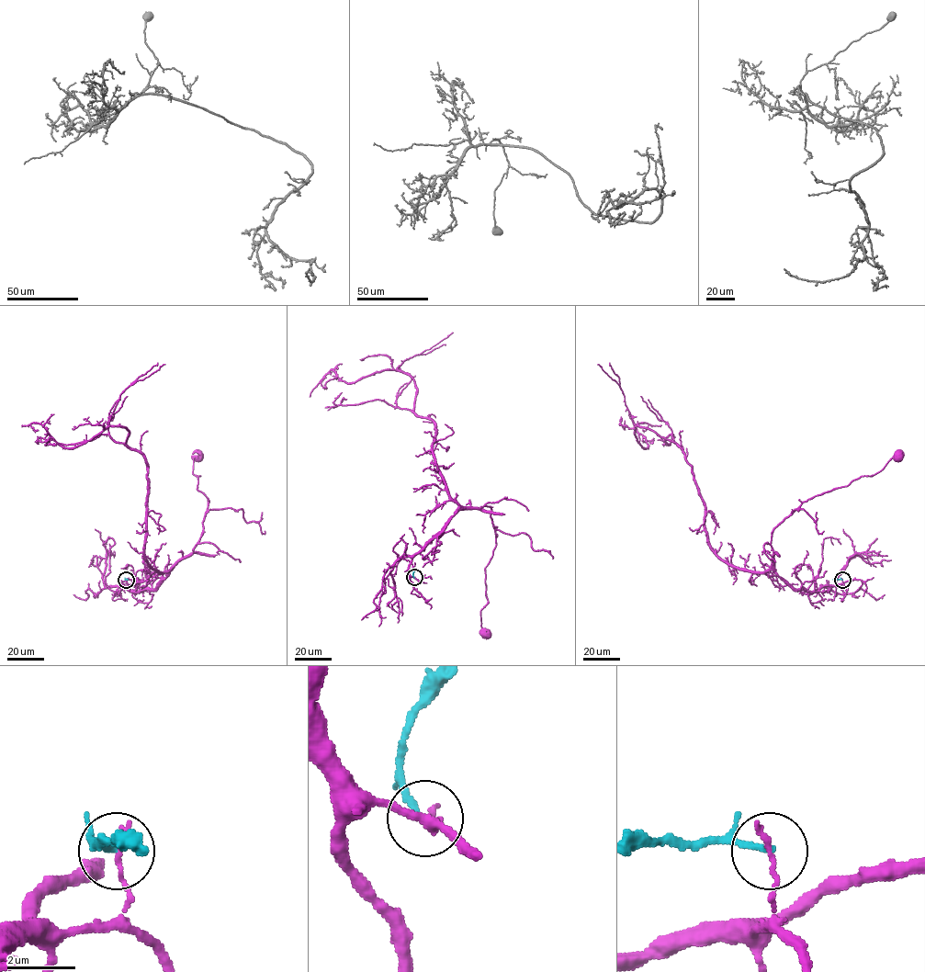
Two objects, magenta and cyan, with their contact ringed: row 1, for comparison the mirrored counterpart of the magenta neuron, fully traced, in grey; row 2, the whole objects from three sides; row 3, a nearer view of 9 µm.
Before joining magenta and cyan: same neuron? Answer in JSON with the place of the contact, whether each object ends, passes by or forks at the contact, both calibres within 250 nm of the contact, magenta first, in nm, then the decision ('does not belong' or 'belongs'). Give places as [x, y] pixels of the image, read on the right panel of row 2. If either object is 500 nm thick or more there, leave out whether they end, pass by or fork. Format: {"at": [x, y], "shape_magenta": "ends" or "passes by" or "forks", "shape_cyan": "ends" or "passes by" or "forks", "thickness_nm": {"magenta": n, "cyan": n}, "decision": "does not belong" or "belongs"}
{"at": [842, 580], "shape_magenta": "ends", "shape_cyan": "ends", "thickness_nm": {"magenta": 160, "cyan": 180}, "decision": "does not belong"}

